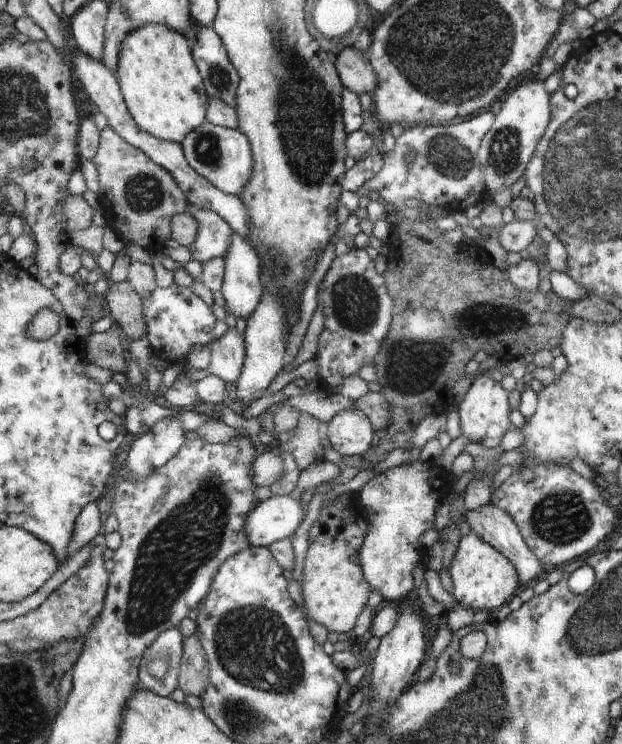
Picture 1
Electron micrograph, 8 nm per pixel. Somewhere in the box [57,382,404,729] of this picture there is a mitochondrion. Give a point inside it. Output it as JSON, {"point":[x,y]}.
{"point":[175,550]}

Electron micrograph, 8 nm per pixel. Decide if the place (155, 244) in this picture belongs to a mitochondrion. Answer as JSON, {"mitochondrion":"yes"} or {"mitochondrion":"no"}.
{"mitochondrion":"no"}

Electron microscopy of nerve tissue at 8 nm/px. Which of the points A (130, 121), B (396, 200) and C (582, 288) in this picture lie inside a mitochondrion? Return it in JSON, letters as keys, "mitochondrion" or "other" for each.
{"A":"other","B":"other","C":"other"}

